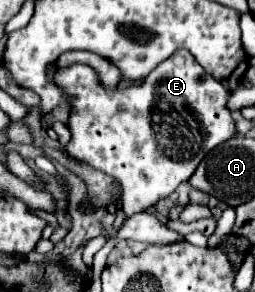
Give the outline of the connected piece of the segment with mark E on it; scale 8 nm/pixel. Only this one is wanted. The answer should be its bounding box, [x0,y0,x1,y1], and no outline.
[56,50,236,218]

